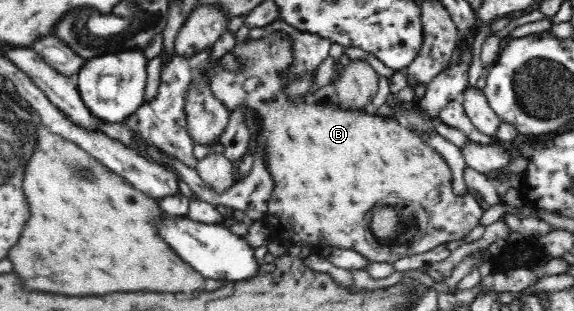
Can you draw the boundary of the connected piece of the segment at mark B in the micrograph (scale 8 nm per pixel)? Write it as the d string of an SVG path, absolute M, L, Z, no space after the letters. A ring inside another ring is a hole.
M280 31L272 32L262 39L249 39L236 45L235 56L242 60L244 69L238 73L225 70L219 62L212 68L211 90L227 107L235 110L244 104L248 110L253 110L261 120L261 144L268 155L268 170L275 181L275 190L262 224L275 238L289 239L294 242L304 242L308 246L331 246L338 250L353 250L358 252L368 262L385 262L395 264L399 254L387 254L385 250L373 250L369 244L372 240L371 208L383 202L387 196L409 198L423 206L427 212L429 230L423 232L419 246L413 250L429 250L443 242L461 240L469 235L481 220L483 208L467 188L463 194L455 194L452 182L453 175L447 161L421 136L413 133L406 125L402 125L393 117L377 115L371 109L352 111L341 109L333 104L331 99L317 100L314 104L305 103L303 97L299 104L287 101L283 88L287 85L283 70L291 64L291 38ZM249 78L258 78L251 91L245 91L243 84Z

